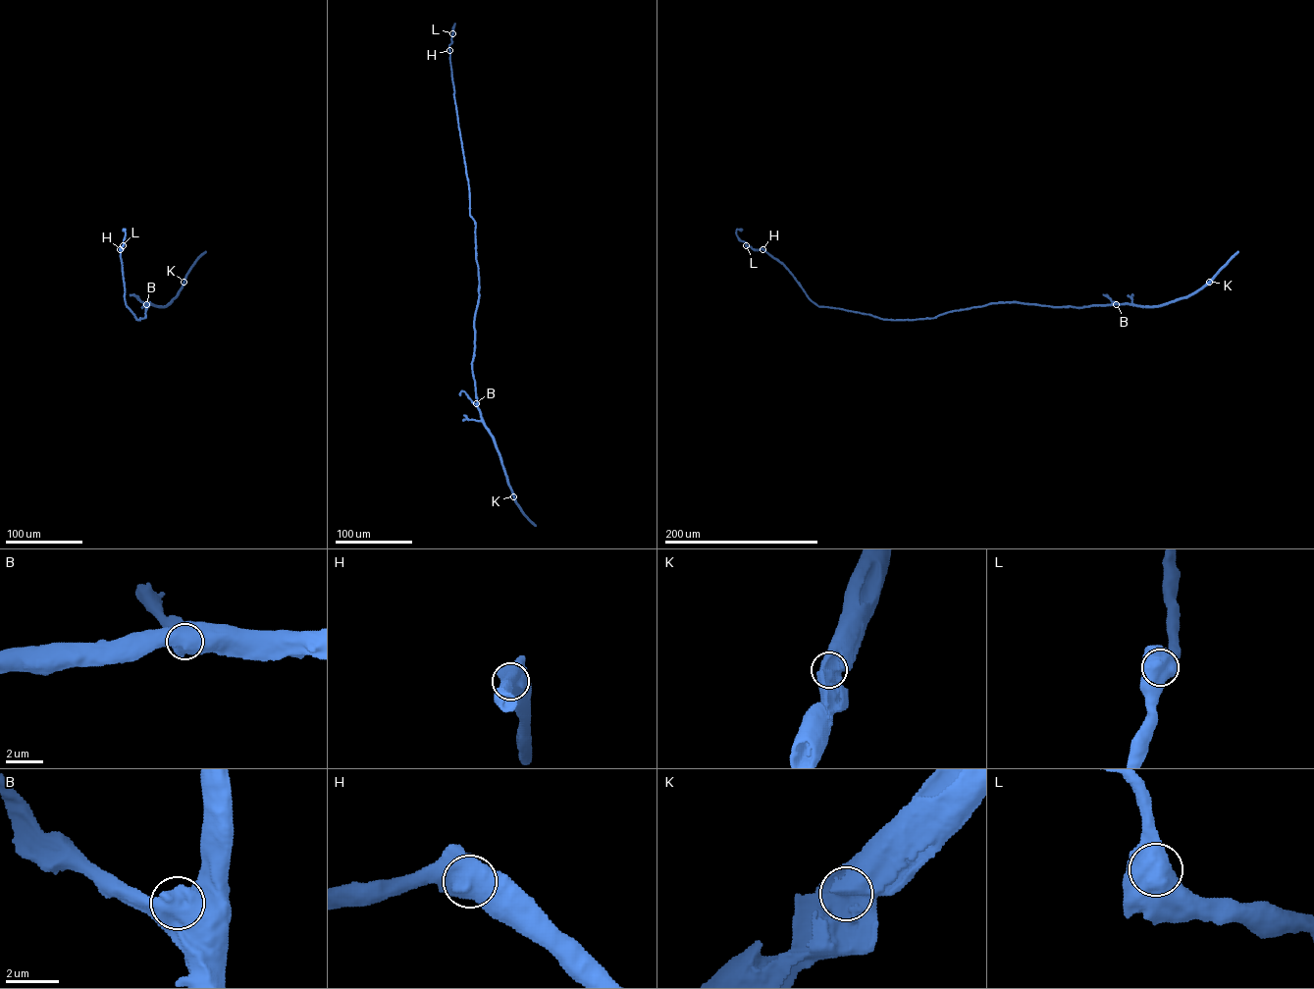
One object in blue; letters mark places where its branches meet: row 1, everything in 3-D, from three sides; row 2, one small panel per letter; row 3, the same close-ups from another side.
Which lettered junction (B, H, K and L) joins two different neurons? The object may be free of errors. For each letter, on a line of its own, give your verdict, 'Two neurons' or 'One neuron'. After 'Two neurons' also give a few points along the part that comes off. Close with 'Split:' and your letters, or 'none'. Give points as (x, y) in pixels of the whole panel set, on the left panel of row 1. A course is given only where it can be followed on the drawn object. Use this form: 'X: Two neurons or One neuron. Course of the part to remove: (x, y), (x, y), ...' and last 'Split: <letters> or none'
B: One neuron
H: One neuron
K: One neuron
L: One neuron
Split: none

